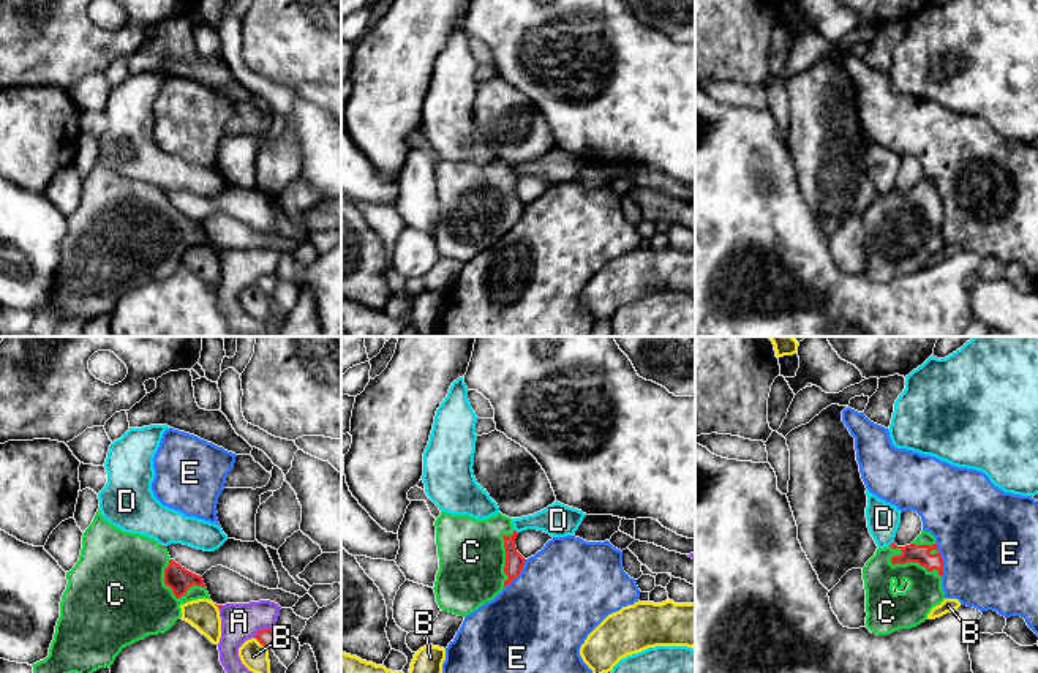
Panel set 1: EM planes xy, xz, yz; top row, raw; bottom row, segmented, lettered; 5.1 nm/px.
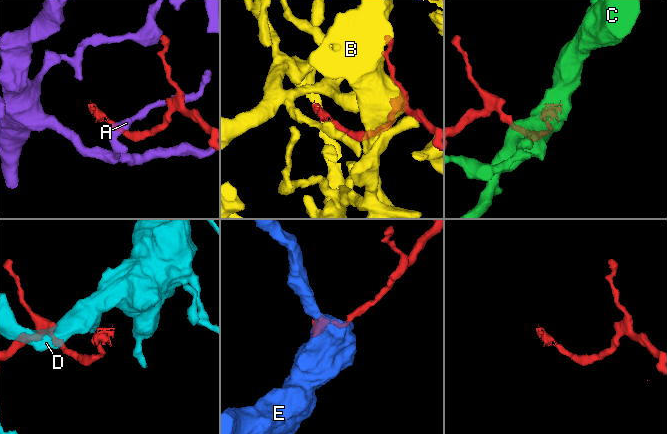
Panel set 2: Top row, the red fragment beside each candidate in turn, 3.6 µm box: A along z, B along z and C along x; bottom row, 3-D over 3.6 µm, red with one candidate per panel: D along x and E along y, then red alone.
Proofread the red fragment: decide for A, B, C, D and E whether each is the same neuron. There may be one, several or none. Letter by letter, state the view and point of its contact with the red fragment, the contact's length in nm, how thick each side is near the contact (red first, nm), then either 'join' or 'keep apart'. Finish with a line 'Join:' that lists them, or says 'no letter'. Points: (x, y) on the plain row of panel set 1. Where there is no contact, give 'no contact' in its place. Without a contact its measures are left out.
A: xy (264, 275) | 110 nm | 90/190 nm | keep apart
B: xy (261, 289) | 90 nm | 90/140 nm | keep apart
C: yz (904, 209) | 300 nm | 100/190 nm | join
D: yz (891, 190) | 40 nm | 100/170 nm | keep apart
E: yz (942, 206) | 180 nm | 100/500 nm | keep apart
Join: C

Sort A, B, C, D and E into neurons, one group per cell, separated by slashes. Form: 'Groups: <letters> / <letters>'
Groups: A / B / C / D / E

